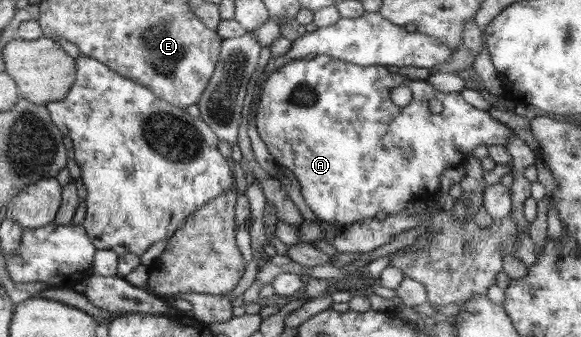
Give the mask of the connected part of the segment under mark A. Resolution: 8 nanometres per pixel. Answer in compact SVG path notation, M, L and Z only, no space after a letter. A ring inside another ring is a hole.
M316 56L315 58L303 58L285 63L282 67L275 69L270 73L263 83L263 89L260 92L259 107L256 112L256 127L265 142L267 150L273 156L273 160L279 168L287 168L291 170L301 185L301 193L309 209L315 214L315 217L329 224L339 225L340 227L348 227L351 224L363 220L371 220L376 217L377 213L385 212L389 214L397 214L403 212L407 207L407 203L412 199L420 199L425 202L433 199L439 193L440 178L447 168L453 168L463 164L466 155L471 149L484 145L509 145L511 137L514 133L506 124L501 123L493 118L489 112L475 109L473 105L469 105L460 92L443 93L431 83L425 80L411 80L403 77L399 73L391 73L385 66L359 66L352 62L341 61L339 59L328 56ZM405 85L411 89L413 100L406 107L398 107L391 101L390 94L393 87ZM437 99L443 105L443 112L440 114L431 113L429 110L429 101Z

